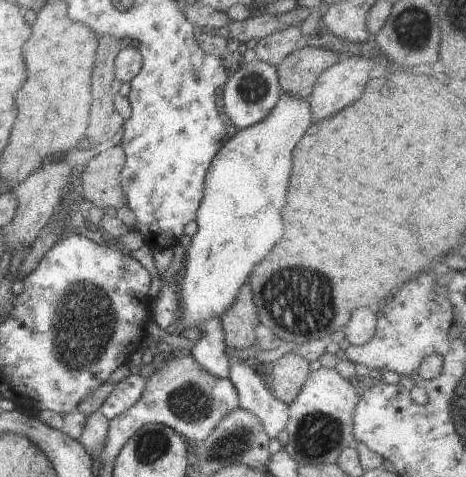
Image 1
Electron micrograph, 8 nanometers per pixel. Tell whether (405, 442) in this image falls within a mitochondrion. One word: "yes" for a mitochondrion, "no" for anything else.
no

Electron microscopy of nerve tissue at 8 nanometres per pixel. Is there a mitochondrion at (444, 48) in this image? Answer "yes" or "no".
no

